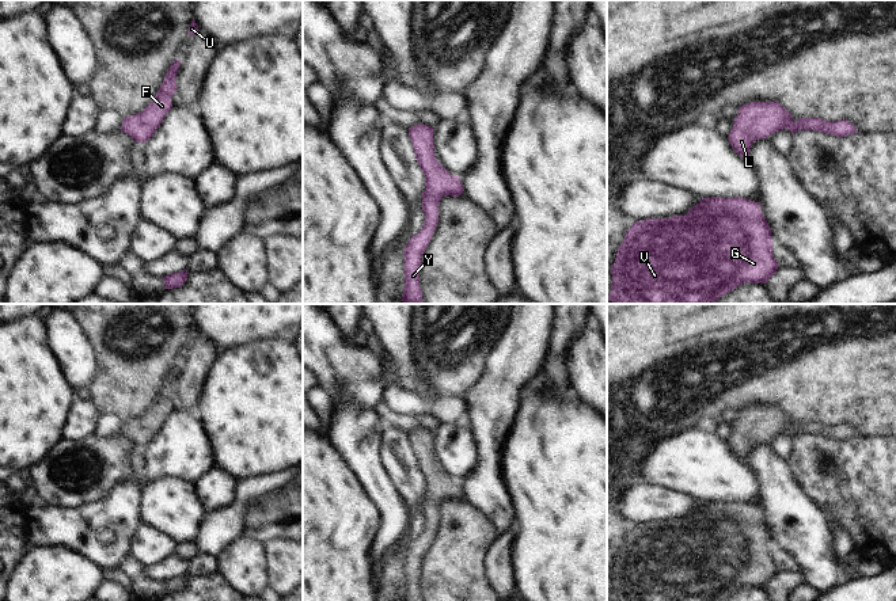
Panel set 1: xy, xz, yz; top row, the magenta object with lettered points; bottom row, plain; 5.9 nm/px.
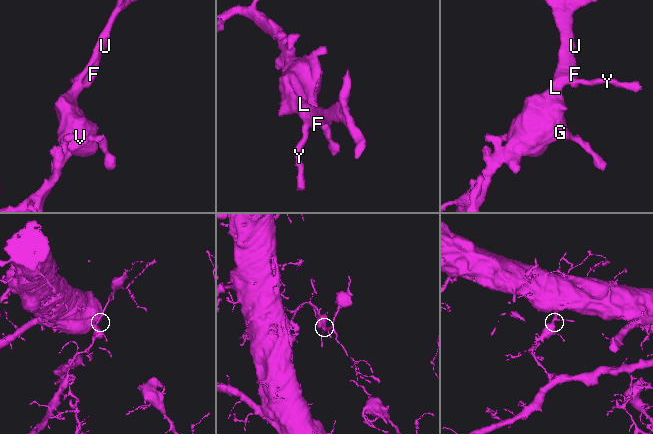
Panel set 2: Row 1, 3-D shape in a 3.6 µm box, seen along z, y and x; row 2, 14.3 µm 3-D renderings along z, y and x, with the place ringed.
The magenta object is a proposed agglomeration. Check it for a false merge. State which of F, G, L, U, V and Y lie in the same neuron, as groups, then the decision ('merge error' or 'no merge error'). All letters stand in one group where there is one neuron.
F G L U V Y | no merge error

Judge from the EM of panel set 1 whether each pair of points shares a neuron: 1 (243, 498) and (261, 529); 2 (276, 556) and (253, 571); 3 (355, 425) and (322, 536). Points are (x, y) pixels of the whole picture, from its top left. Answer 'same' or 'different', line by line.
1: different
2: different
3: different

